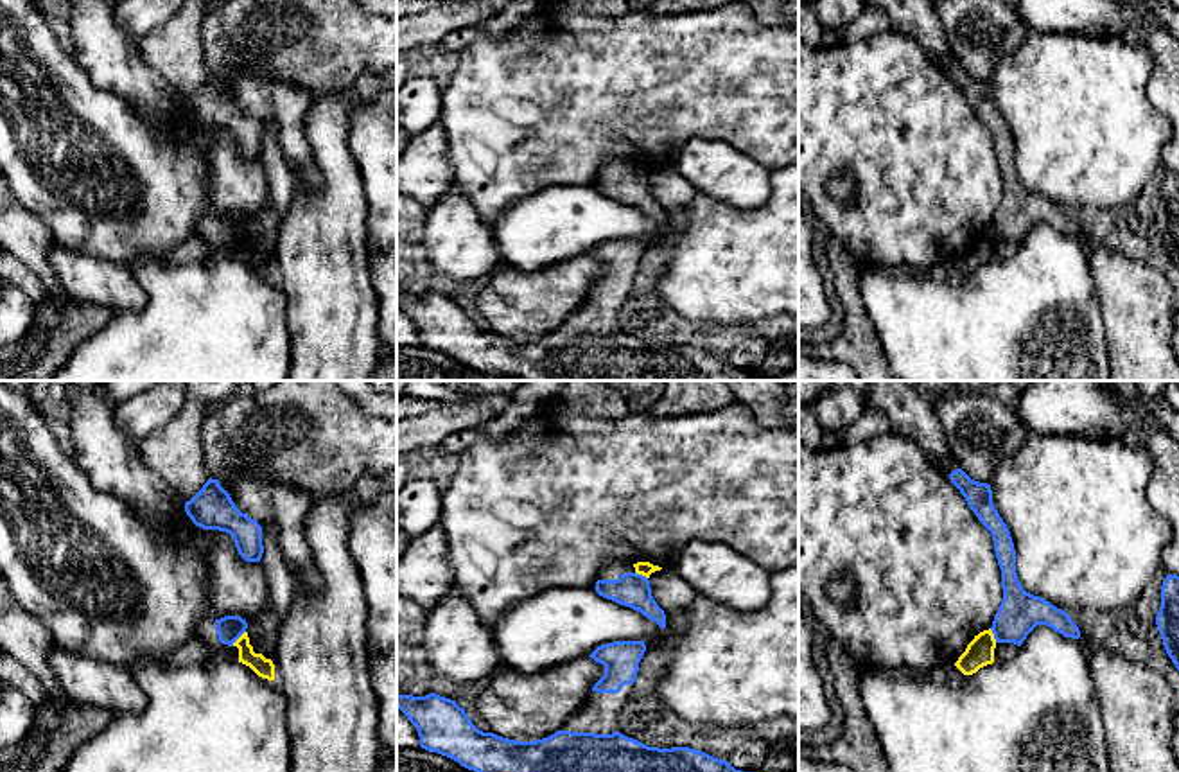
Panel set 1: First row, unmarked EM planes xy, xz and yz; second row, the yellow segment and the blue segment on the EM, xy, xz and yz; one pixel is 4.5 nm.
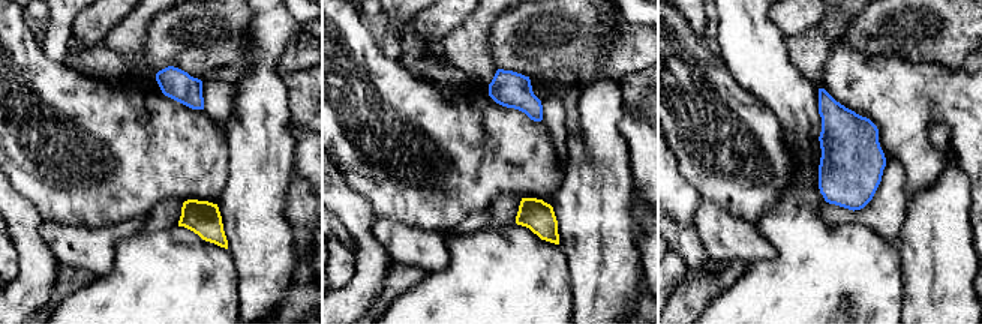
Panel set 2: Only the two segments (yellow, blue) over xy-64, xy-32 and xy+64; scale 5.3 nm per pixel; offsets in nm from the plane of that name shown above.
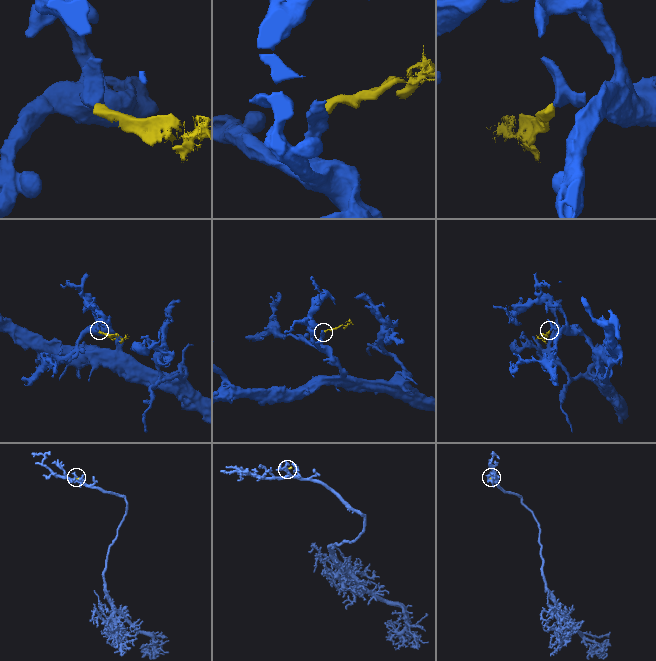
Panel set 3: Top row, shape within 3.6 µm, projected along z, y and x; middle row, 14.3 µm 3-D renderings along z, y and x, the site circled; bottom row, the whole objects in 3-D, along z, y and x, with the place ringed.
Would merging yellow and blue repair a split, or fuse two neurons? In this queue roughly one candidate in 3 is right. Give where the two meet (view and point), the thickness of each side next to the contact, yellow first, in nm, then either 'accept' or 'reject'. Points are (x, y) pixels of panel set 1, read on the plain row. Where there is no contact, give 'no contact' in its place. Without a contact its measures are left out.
meets yellow in xy at (239, 236); 90 nm thick on the yellow side, 110 nm on the other; reject

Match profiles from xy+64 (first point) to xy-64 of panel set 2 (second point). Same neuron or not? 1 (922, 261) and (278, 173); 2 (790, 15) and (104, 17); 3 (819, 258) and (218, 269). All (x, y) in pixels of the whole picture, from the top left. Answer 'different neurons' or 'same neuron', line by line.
1: same neuron
2: same neuron
3: same neuron

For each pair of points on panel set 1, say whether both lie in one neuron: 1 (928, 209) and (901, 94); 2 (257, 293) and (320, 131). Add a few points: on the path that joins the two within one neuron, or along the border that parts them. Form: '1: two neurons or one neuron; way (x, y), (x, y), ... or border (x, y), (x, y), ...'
1: one neuron; way (925, 180), (925, 164), (907, 122)
2: two neurons; border (273, 279), (286, 298), (288, 318)

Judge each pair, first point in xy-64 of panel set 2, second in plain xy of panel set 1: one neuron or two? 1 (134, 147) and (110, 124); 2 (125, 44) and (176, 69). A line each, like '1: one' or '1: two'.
1: one
2: one

